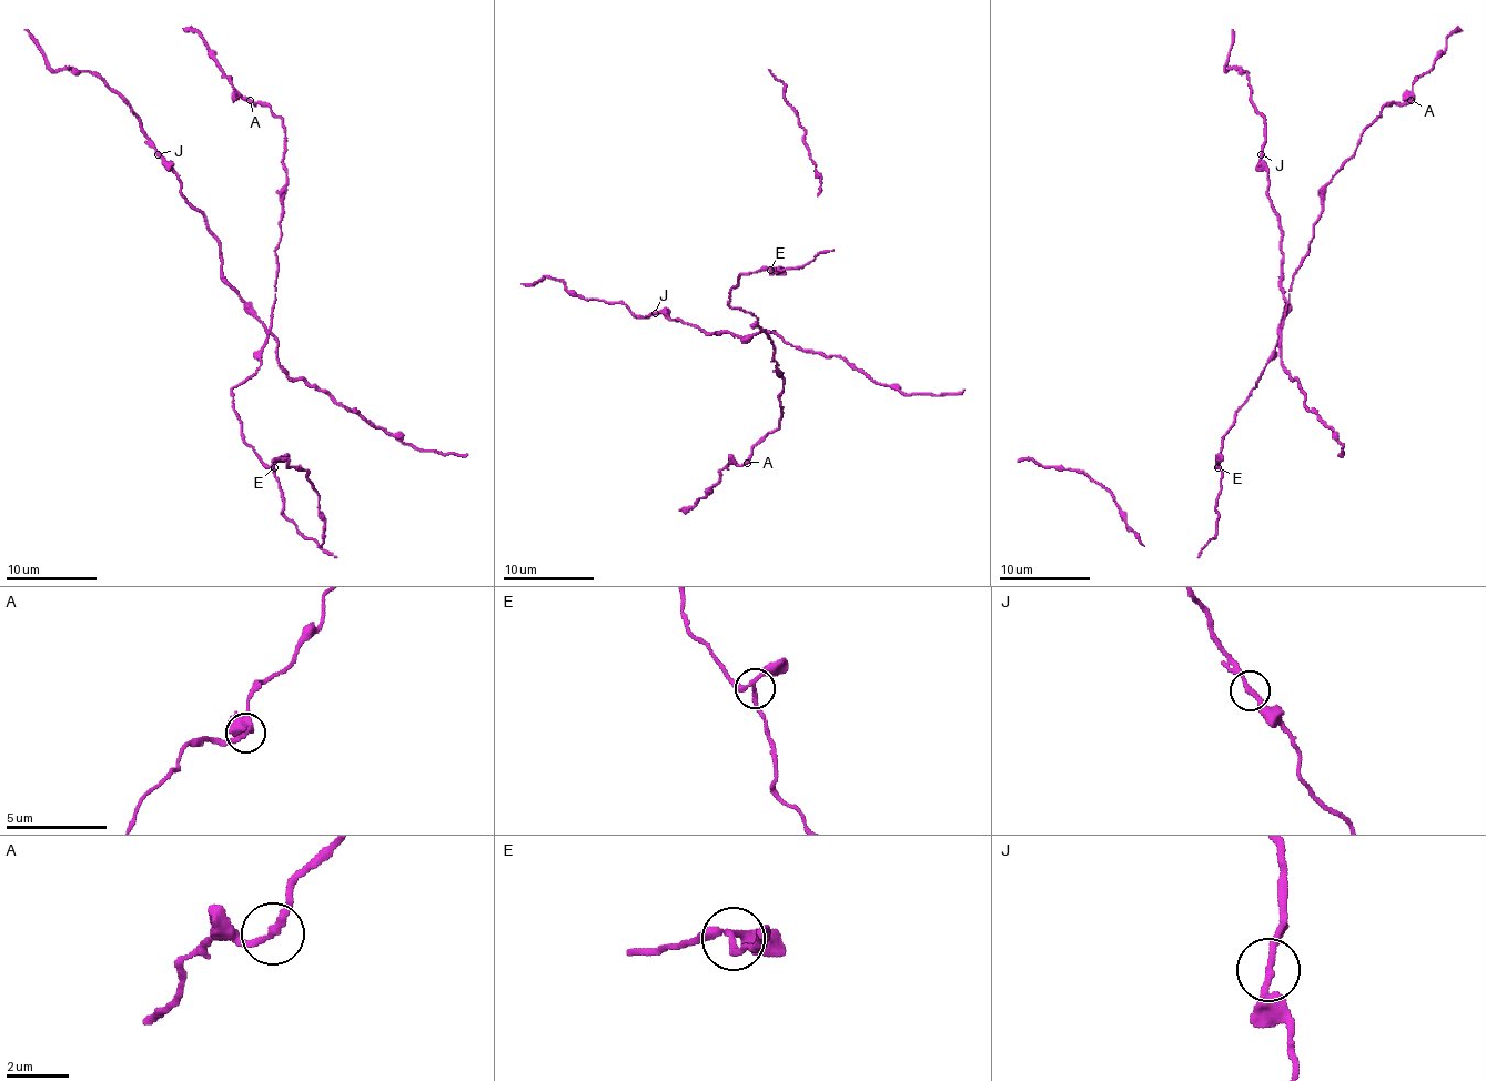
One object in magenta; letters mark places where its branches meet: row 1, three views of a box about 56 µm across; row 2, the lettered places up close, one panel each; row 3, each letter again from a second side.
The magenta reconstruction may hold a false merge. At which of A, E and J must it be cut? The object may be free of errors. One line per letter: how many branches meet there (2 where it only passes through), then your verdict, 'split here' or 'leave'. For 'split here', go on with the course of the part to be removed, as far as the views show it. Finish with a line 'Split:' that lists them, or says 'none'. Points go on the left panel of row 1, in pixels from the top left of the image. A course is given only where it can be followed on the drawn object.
A: 2 branches meet; leave
E: 3 branches meet; leave
J: 2 branches meet; leave
Split: none

